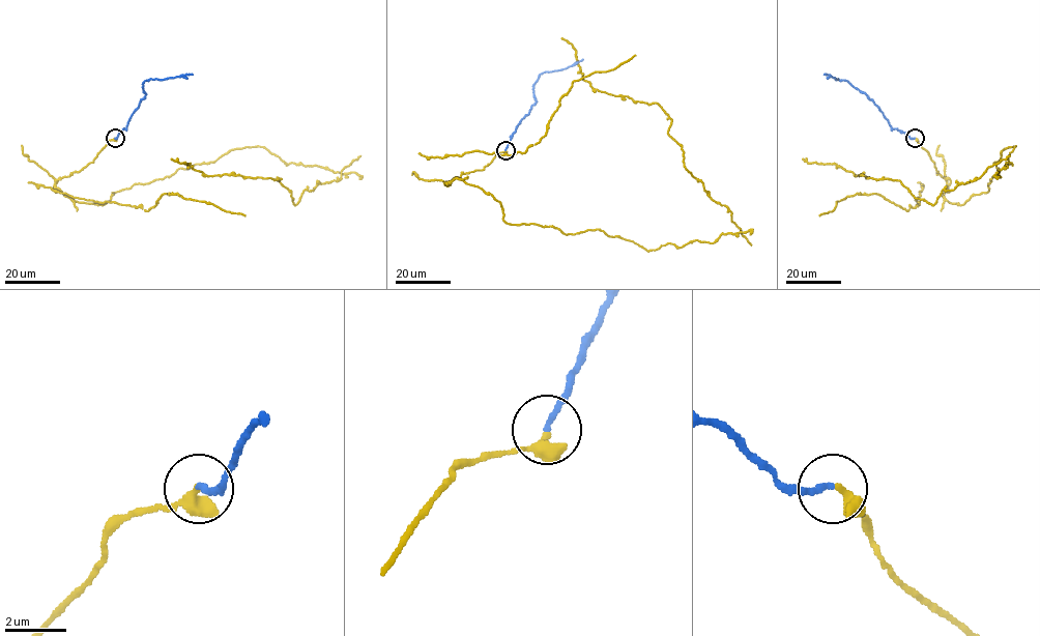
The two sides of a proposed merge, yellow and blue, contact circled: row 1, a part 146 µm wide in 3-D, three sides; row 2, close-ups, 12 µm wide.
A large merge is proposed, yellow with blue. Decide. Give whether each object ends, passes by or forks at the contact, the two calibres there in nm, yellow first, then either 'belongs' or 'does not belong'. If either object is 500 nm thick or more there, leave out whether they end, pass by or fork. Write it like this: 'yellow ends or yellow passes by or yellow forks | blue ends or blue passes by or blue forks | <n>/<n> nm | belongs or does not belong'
yellow passes by | blue ends | 280/190 nm | belongs

